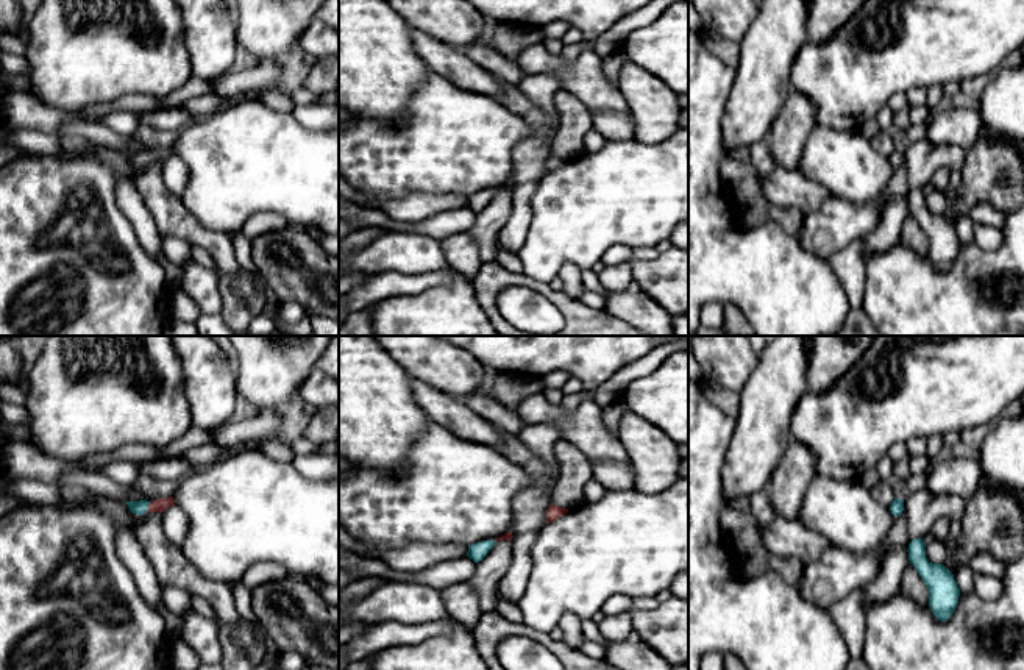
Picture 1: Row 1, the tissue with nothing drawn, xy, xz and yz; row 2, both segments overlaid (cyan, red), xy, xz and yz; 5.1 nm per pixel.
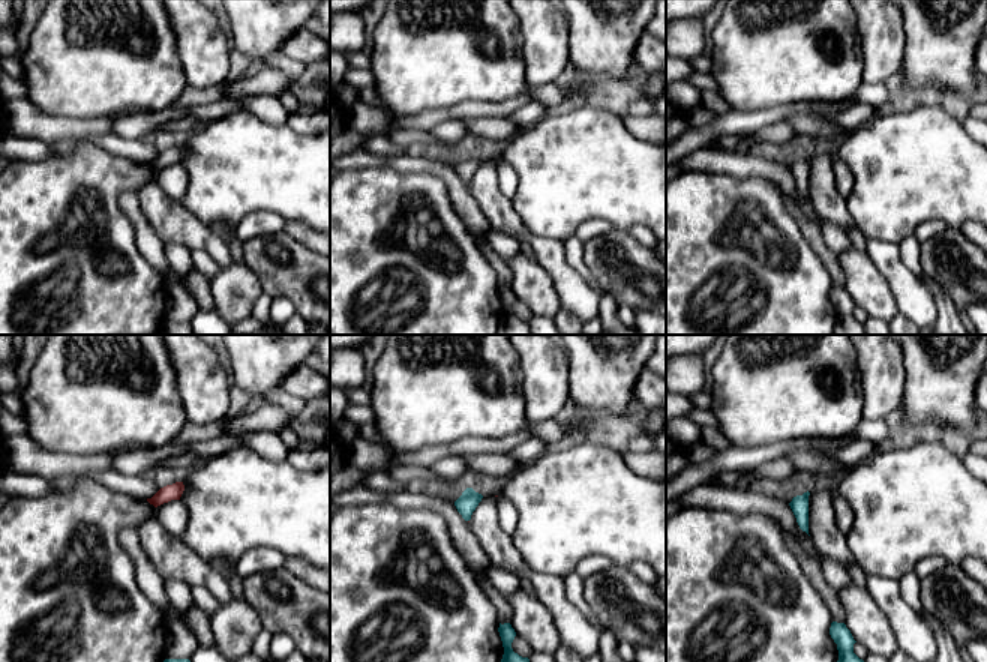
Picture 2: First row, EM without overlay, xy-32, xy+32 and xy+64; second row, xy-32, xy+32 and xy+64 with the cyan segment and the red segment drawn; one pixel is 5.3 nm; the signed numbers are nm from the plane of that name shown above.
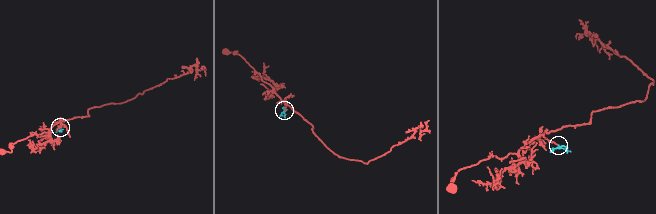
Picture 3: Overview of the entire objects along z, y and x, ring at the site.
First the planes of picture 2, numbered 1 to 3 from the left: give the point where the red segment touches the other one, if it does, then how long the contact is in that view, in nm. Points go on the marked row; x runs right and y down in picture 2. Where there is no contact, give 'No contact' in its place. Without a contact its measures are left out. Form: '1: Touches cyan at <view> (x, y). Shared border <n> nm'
1: No contact
2: No contact
3: No contact

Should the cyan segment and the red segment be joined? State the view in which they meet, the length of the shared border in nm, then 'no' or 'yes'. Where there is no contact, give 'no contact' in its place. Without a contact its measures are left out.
meets cyan in xy; contact 70 nm long; yes

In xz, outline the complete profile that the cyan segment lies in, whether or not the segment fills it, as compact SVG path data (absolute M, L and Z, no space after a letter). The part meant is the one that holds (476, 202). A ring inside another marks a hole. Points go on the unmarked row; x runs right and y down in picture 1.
M493 189L468 195L467 206L478 214L479 211L482 211L487 206L487 203L493 198L493 195L495 195Z

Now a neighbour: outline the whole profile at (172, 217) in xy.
M161 162L144 164L134 186L155 219L159 234L175 236L190 245L204 247L212 256L219 275L240 275L242 269L234 256L233 237L226 233L212 231L195 219L181 198L165 187Z

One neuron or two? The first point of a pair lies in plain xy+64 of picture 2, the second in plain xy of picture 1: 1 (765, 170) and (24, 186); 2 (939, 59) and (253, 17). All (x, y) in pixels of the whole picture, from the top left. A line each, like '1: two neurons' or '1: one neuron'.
1: two neurons
2: one neuron

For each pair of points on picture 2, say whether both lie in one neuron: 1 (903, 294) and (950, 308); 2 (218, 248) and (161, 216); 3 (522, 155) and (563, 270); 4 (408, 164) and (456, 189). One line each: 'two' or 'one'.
1: two
2: one
3: two
4: one

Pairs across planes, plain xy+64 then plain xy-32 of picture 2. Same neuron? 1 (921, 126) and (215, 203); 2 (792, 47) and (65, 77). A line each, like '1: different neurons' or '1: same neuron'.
1: same neuron
2: same neuron

